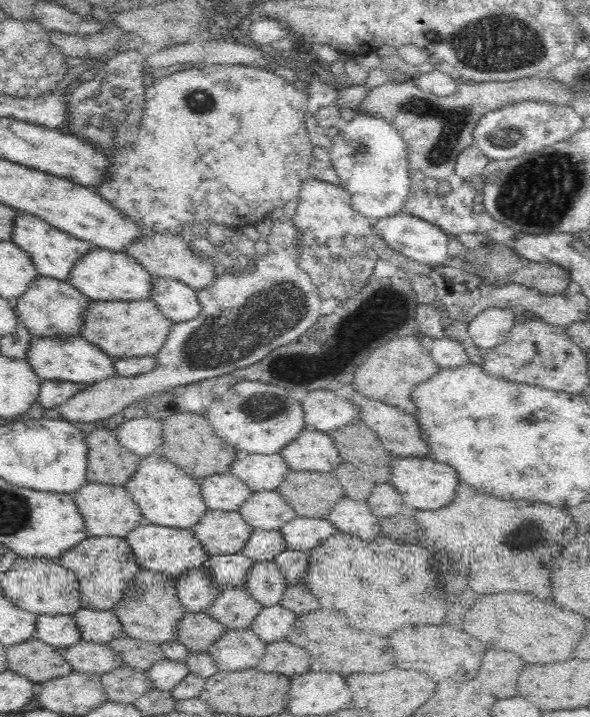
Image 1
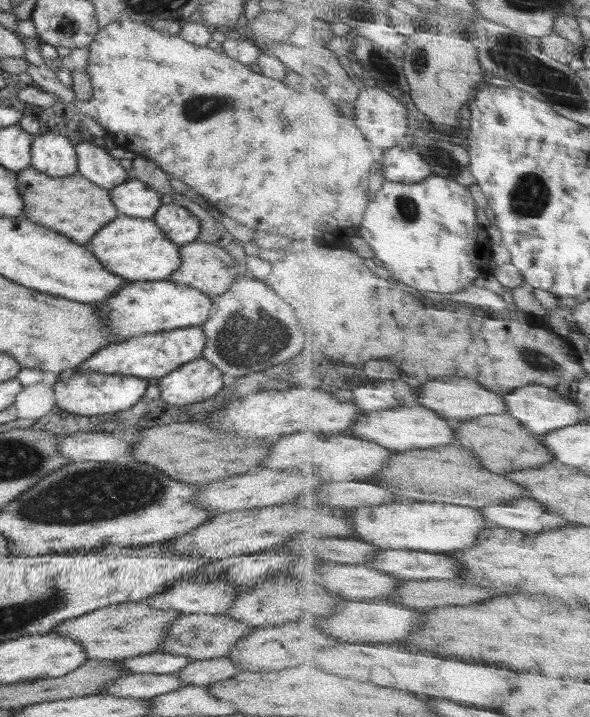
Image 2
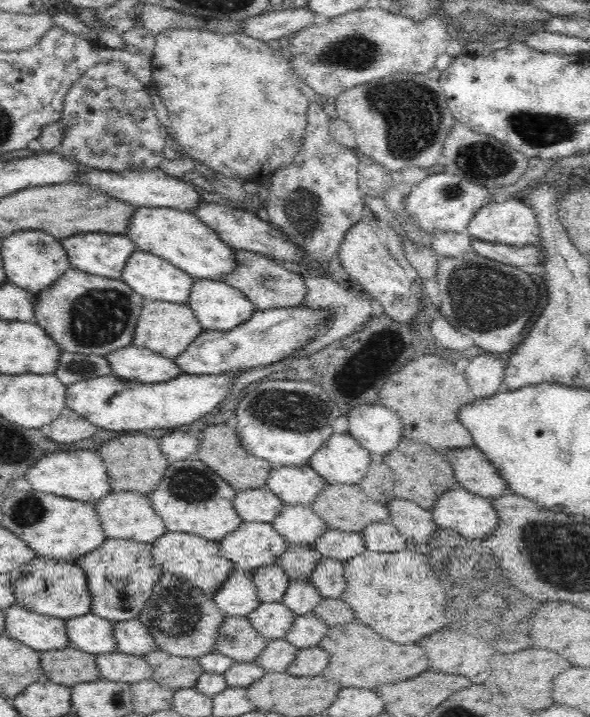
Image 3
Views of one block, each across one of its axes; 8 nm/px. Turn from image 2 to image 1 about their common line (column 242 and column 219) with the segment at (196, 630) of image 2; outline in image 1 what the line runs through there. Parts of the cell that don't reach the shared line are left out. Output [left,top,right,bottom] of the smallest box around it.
[177,611,227,652]

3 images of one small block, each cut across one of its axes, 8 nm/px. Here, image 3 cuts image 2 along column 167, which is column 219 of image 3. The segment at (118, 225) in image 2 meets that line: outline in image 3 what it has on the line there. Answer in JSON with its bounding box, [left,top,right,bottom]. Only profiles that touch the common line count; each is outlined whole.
[124,207,235,280]

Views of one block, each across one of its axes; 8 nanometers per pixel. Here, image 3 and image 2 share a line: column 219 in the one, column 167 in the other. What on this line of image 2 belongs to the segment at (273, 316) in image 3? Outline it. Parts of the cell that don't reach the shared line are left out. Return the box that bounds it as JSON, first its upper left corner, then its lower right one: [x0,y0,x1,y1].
[76,326,206,381]

